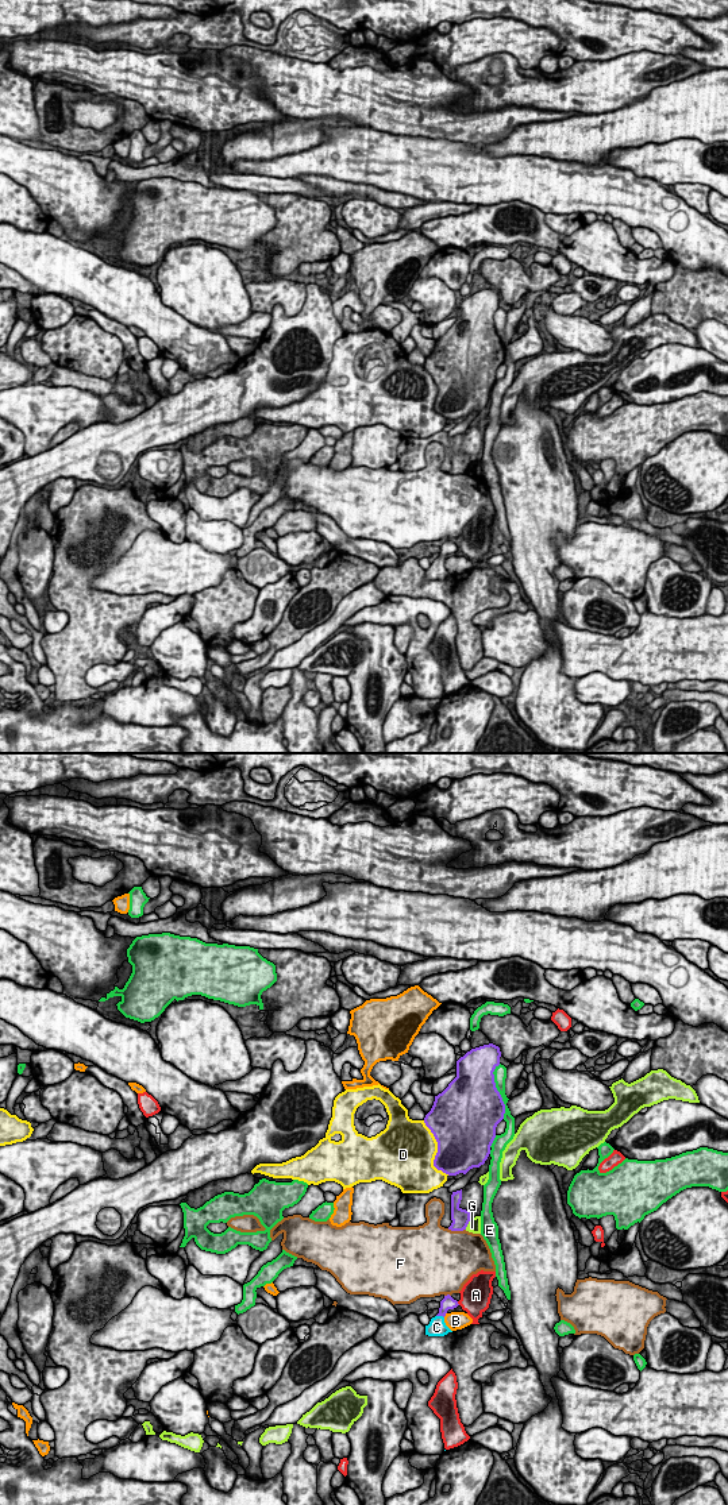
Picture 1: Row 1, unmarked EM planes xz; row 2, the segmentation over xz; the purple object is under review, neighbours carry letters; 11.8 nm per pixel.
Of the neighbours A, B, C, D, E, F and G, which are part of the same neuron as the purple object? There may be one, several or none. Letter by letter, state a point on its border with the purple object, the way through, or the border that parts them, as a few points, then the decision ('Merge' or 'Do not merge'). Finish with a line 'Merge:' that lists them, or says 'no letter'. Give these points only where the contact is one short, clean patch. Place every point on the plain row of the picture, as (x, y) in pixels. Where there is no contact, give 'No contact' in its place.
A: Touches purple at xz (457, 547). Boundary: xz (457, 545), (459, 548). Do not merge
B: Touches purple at xz (445, 559). Do not merge
C: Touches purple at xz (440, 559). Path across: xz (447, 547), (440, 559), (436, 571). Merge
D: Touches purple at xz (438, 394). Do not merge
E: Touches purple at xz (497, 335). Do not merge
F: Touches purple at xz (457, 474). Do not merge
G: Touches purple at xz (468, 467). Do not merge
Merge: C

